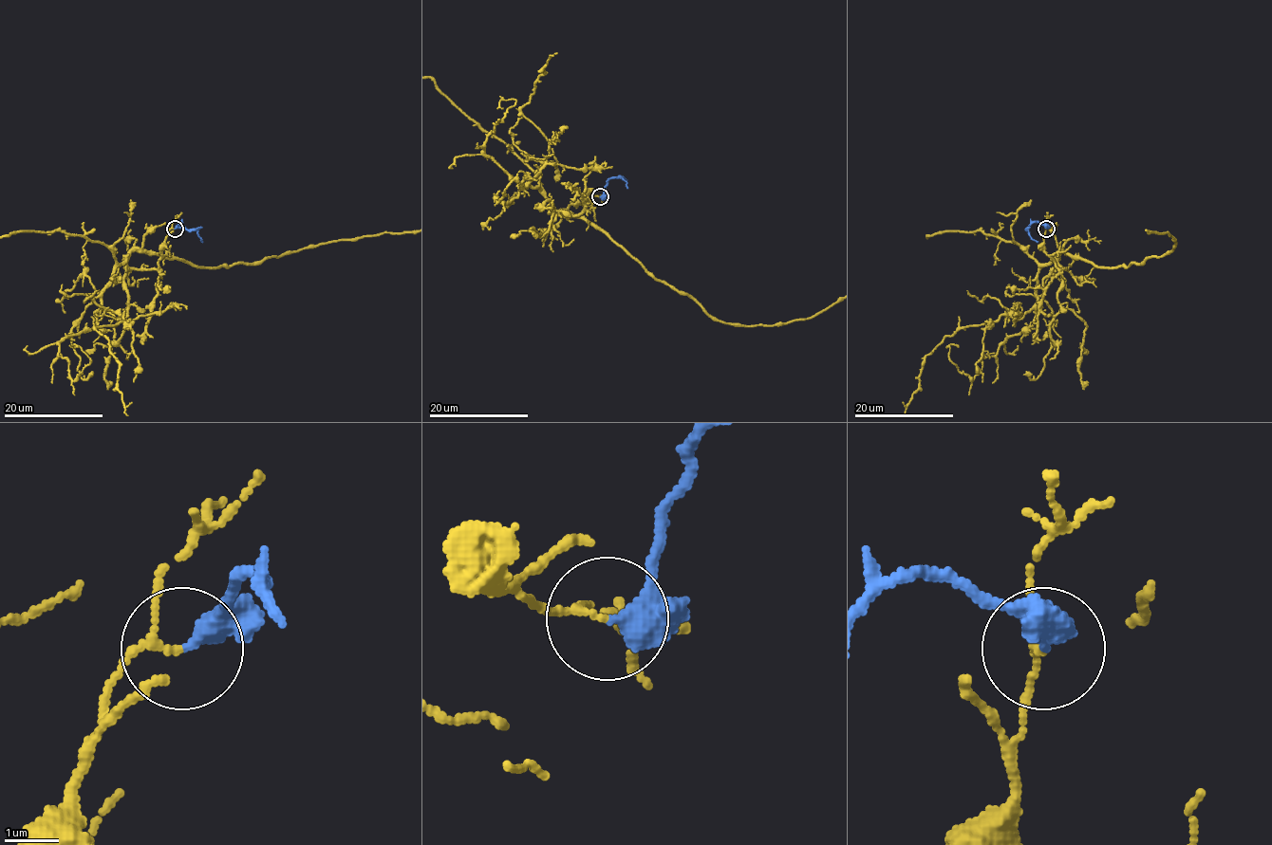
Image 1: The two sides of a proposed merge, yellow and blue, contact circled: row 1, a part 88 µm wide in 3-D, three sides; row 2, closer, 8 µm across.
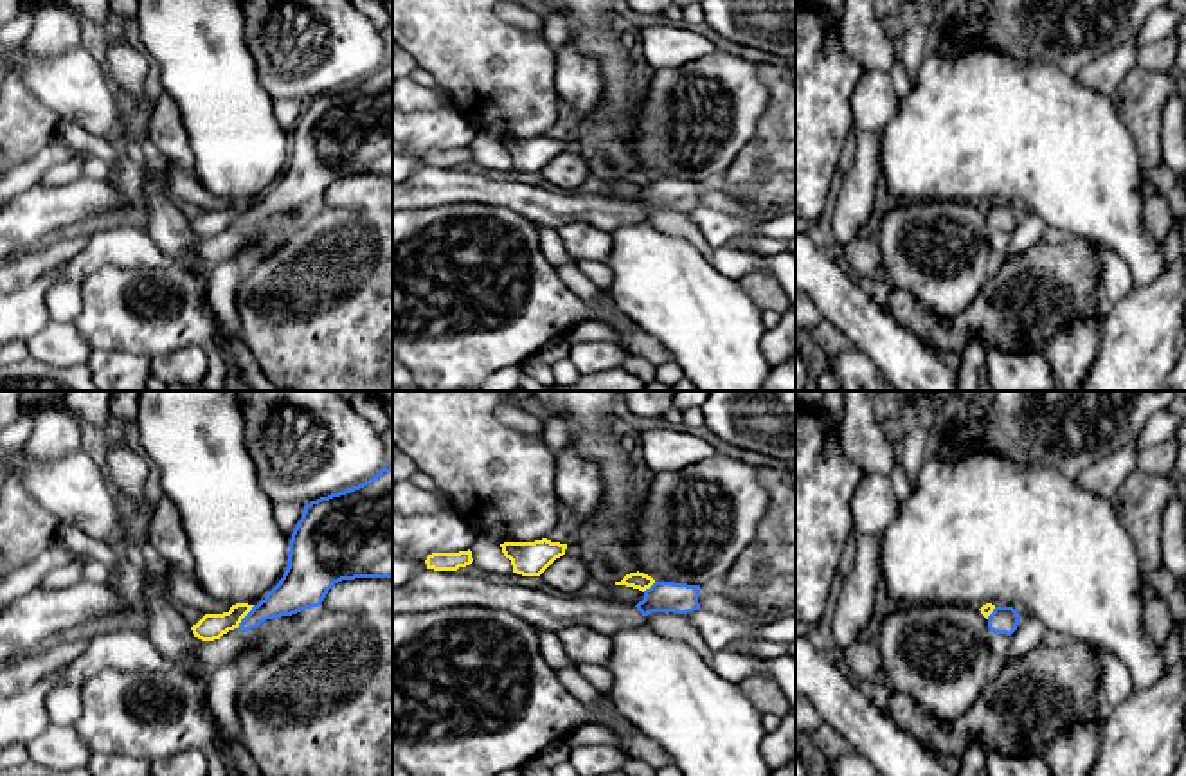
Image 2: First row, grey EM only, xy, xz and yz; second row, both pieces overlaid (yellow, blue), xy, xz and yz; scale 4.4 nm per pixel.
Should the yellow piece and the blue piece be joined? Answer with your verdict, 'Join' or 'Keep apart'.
Keep apart

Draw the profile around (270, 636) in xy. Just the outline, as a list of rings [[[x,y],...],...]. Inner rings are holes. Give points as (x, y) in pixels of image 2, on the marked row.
[[[292,614],[266,619],[259,627],[248,630],[247,634],[256,645],[248,652],[247,659],[241,661],[245,673],[277,654],[302,627],[304,623],[297,621],[295,614]]]

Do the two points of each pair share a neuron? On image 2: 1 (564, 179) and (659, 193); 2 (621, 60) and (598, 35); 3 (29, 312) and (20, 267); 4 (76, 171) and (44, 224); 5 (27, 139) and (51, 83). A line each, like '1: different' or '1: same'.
1: different
2: same
3: different
4: different
5: different

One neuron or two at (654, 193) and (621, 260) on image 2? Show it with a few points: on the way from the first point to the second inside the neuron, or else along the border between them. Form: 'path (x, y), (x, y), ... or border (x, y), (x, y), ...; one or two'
border (645, 211), (610, 231); two

